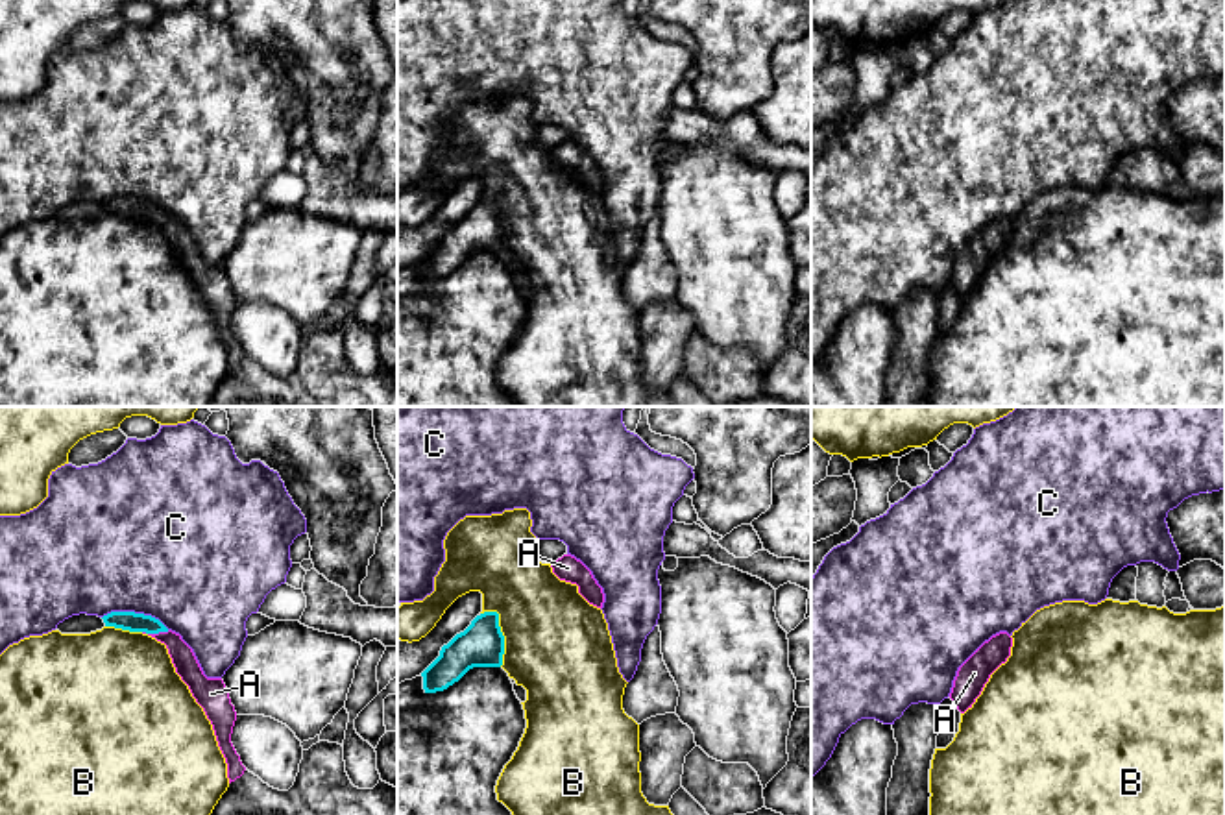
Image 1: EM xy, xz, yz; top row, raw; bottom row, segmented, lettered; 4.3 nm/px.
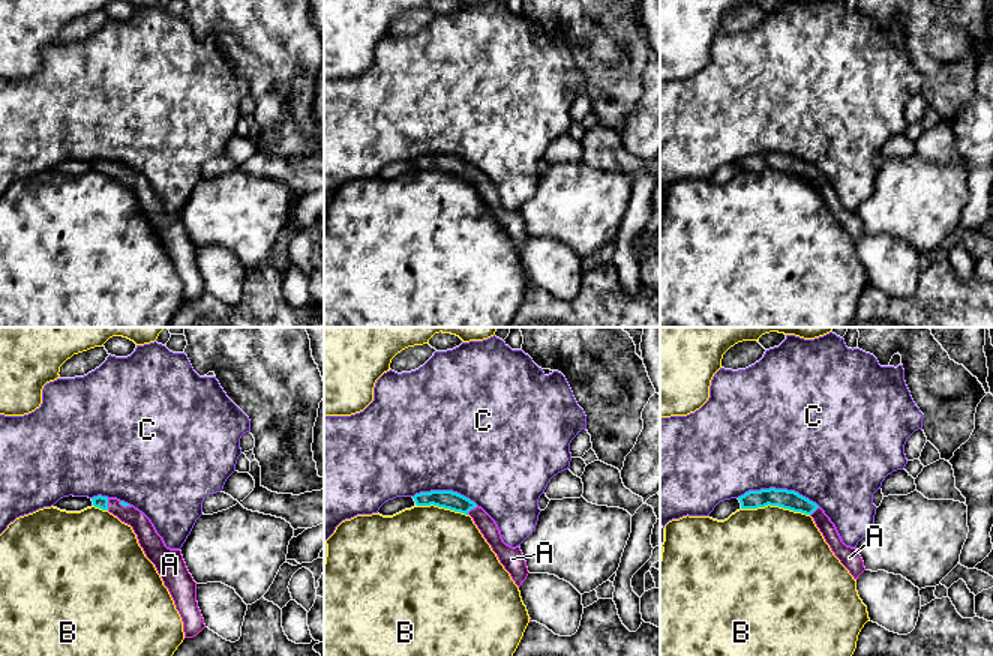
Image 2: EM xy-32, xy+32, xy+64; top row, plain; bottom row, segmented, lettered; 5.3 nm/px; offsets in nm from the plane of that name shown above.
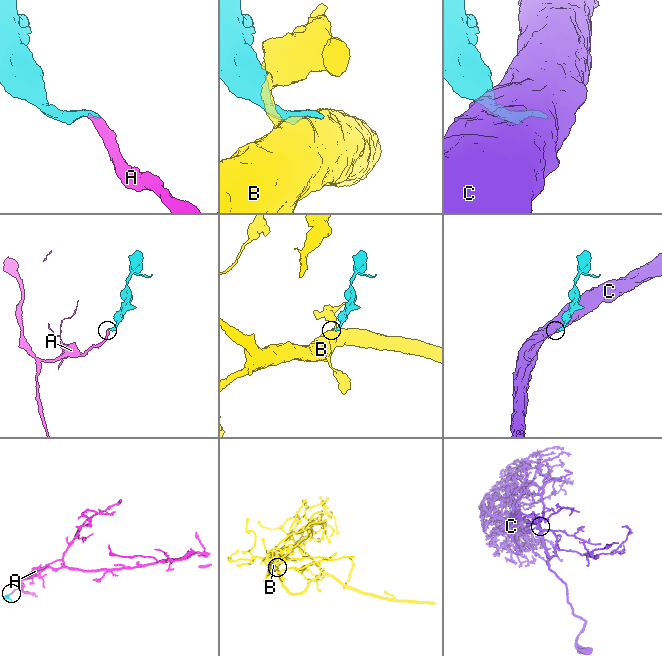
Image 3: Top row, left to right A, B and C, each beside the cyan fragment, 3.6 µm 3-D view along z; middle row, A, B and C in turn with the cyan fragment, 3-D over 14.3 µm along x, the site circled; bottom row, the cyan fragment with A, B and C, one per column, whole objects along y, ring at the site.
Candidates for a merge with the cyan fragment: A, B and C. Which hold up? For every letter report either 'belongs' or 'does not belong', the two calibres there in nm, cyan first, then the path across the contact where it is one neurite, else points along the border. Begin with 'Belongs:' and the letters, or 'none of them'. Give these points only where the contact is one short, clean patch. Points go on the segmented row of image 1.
Belongs: A
A: belongs; calibres 90 and 100 nm; way xy (132, 621), (146, 623), (156, 632), (180, 651), (187, 668)
B: does not belong; calibres 190 and 460 nm
C: does not belong; calibres 90 and 500 nm

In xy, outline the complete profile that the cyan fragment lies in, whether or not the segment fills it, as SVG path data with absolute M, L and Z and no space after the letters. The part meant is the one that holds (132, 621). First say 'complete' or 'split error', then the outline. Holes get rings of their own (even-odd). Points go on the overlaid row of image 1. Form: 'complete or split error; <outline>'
split error; M111 612L102 617L105 626L115 626L129 632L142 632L164 643L176 673L188 686L196 702L203 708L212 724L218 747L227 763L229 784L240 778L246 767L237 754L231 734L237 721L235 706L231 704L227 687L222 678L207 678L192 652L179 634L168 630L159 619L135 612Z

